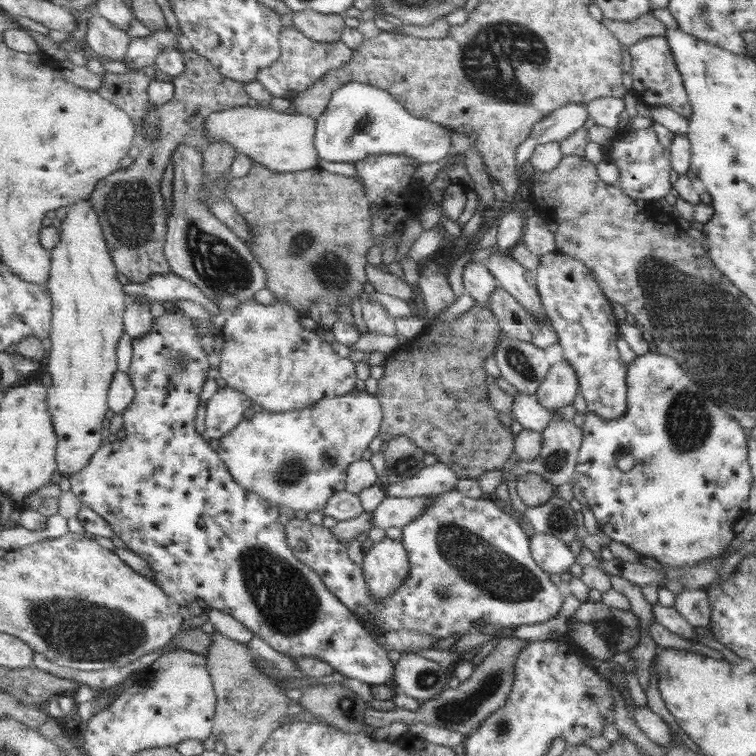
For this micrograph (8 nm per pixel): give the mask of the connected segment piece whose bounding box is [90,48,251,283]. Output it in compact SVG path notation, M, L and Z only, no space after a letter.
M185 48L183 54L185 72L172 80L176 94L167 104L156 107L160 122L159 137L153 143L146 143L146 148L131 166L100 180L90 196L94 211L100 216L114 263L127 276L129 283L145 283L157 274L173 272L164 253L168 216L161 182L174 152L181 144L206 150L213 141L206 124L208 116L225 109L247 106L251 100L245 92L245 83L224 76L211 61L195 50Z

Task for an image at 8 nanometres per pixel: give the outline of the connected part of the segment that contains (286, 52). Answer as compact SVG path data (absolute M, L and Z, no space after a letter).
M294 25L284 28L280 35L282 54L273 66L265 68L257 76L257 81L267 89L273 97L286 98L289 101L297 98L297 93L304 90L312 93L317 82L321 82L327 71L341 69L351 61L353 49L342 41L335 43L319 43L304 36Z

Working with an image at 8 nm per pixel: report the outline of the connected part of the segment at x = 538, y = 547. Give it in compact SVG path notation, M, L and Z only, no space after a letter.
M533 534L529 540L529 551L535 564L547 575L567 572L575 563L568 546L549 534Z

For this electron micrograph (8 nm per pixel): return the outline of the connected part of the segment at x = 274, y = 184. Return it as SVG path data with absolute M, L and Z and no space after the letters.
M255 163L247 176L231 178L228 182L227 196L249 223L252 241L247 245L251 249L253 256L256 256L256 261L265 268L265 273L267 273L266 288L276 295L277 300L292 304L293 308L300 312L308 311L313 302L320 301L328 304L330 309L337 313L340 304L351 306L351 300L358 298L357 296L365 290L365 282L368 282L368 274L366 273L368 252L372 250L376 242L372 232L370 232L372 230L371 206L369 205L371 200L366 192L366 186L359 178L334 174L319 166L310 168L308 171L277 172L269 170L264 164Z

